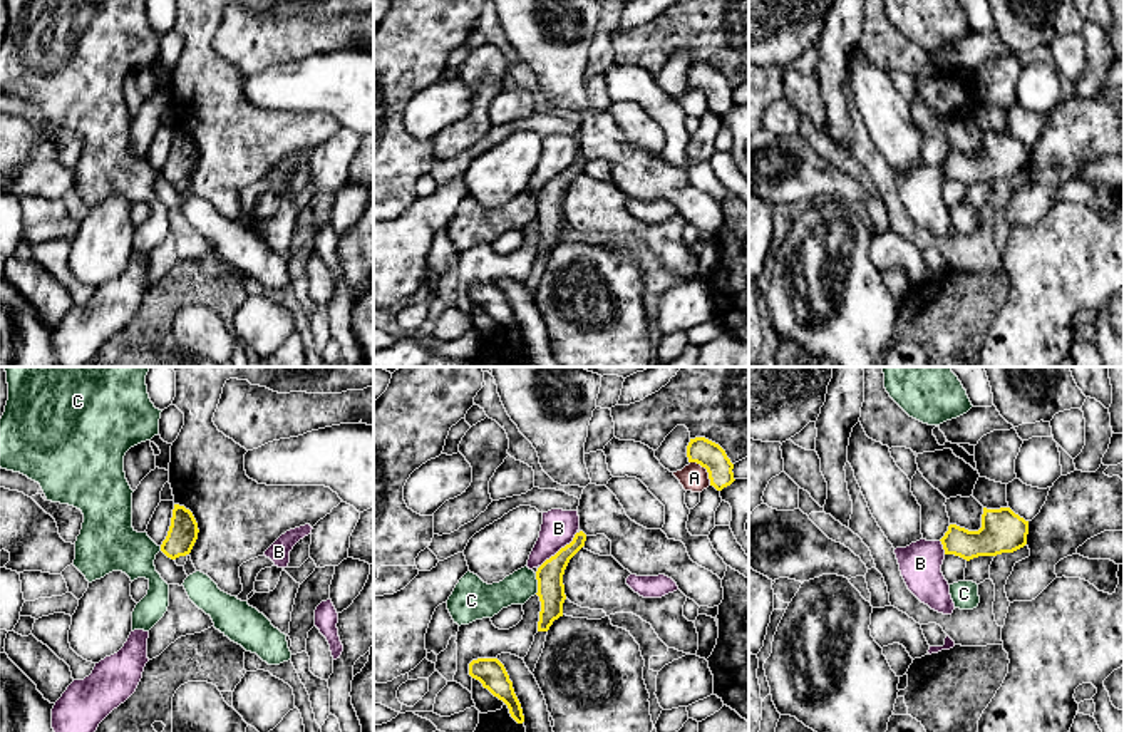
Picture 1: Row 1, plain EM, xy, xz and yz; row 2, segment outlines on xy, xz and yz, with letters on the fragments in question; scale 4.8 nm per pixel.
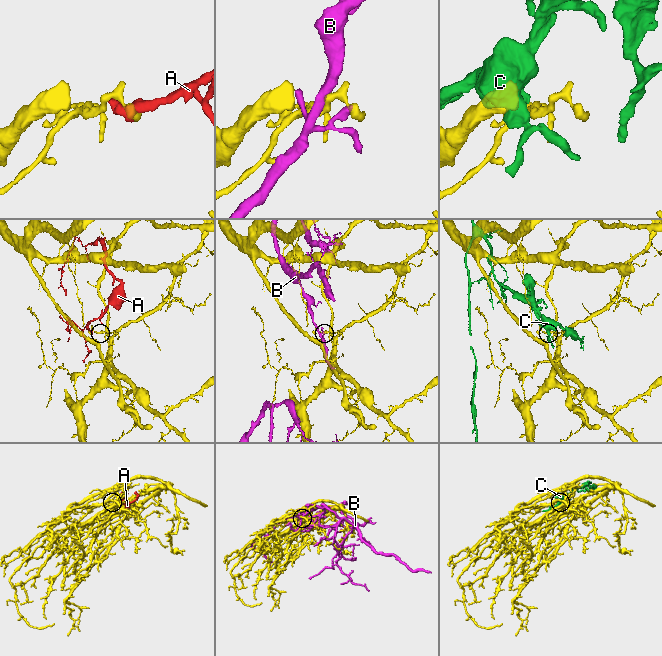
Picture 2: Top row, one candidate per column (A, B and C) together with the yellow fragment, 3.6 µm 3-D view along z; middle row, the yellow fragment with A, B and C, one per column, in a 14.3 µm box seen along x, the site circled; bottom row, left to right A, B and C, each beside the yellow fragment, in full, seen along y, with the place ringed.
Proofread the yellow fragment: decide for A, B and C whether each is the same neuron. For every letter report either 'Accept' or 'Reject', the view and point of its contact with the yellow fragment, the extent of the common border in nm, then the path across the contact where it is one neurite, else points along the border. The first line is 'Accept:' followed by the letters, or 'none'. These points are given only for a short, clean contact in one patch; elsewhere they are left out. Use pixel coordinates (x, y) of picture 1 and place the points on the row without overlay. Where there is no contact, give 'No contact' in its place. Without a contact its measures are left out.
Accept: none
A: Reject. Touches yellow at xz (706, 92). Shared border 160 nm
B: Reject. Touches yellow at xz (562, 173). Shared border 260 nm
C: Reject. Touches yellow at xz (538, 208). Shared border 100 nm

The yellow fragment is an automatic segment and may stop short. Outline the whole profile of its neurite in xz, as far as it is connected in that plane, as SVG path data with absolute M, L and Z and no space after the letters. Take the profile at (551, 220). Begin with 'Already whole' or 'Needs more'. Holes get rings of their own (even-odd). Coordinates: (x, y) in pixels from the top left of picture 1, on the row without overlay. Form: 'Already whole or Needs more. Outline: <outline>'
Already whole. Outline: M576 157L573 166L546 184L536 196L538 221L541 226L538 256L548 256L554 245L563 241L566 224L563 199L570 184L585 171L586 159Z

